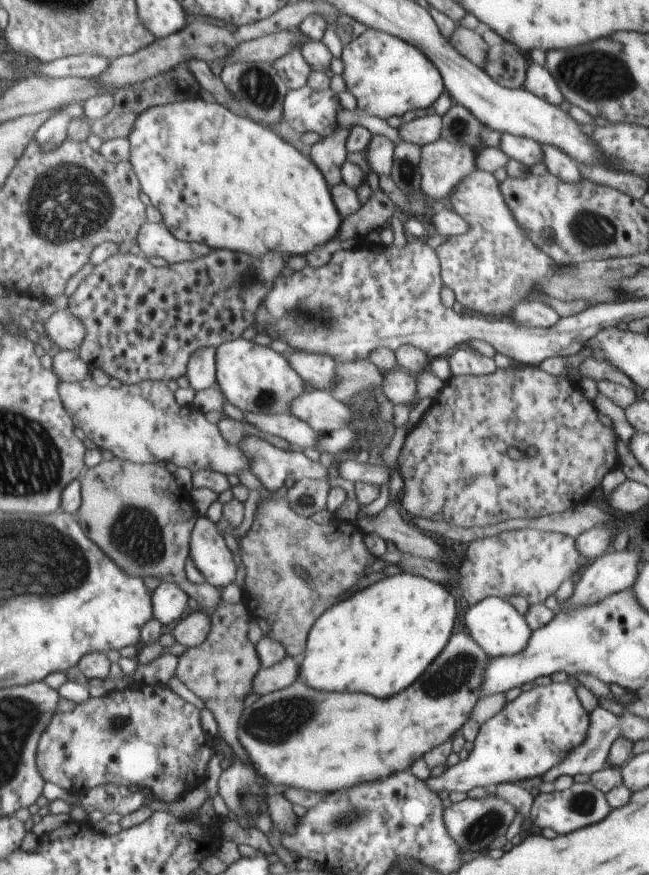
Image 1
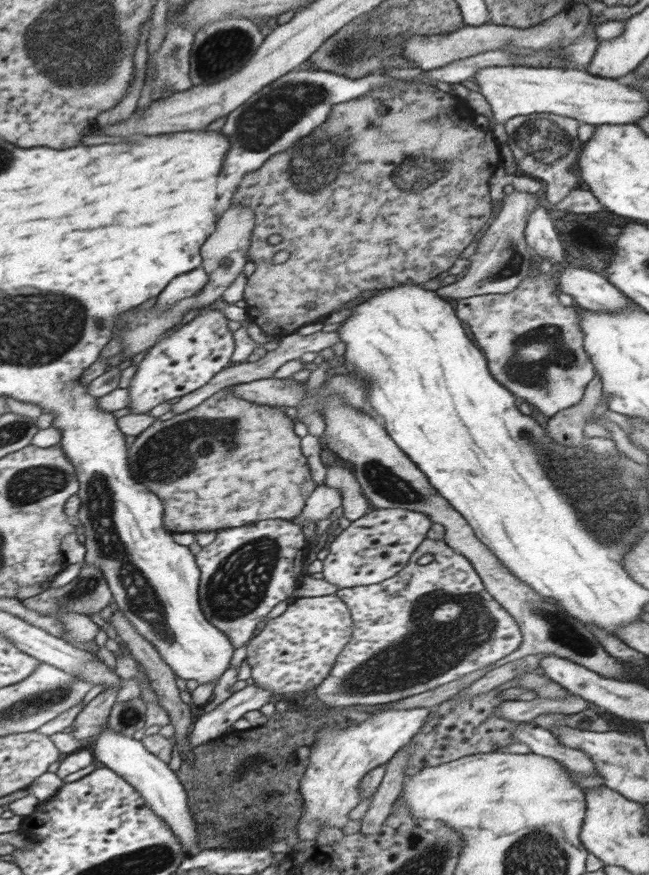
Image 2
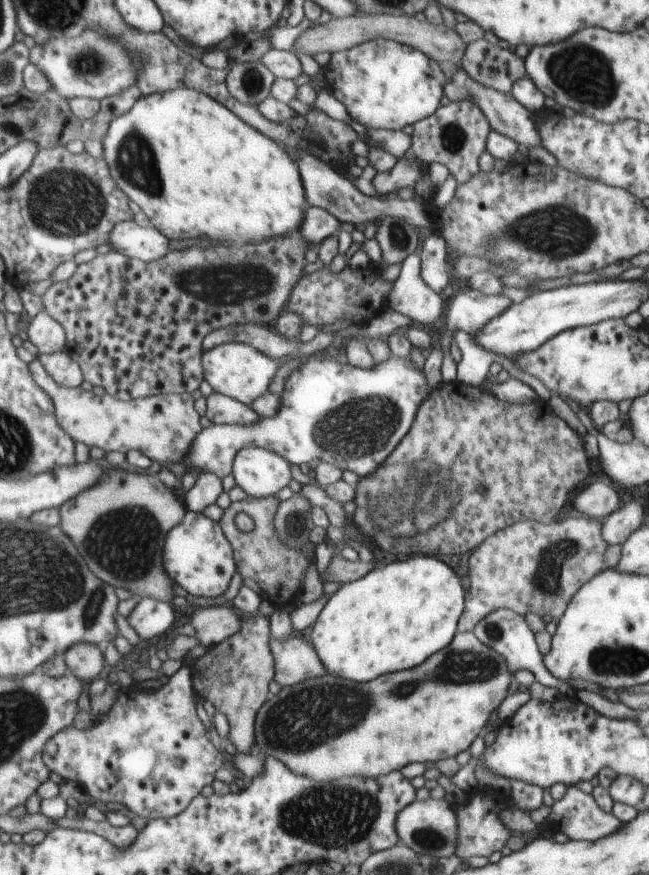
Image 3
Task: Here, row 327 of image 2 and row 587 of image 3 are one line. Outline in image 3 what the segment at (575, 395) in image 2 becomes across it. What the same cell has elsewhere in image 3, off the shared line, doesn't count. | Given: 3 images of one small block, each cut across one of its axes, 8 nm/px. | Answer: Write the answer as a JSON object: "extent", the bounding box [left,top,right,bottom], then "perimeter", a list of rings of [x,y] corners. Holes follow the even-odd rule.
{"extent":[458,516,610,634],"perimeter":[[[572,516],[548,524],[522,521],[486,538],[469,556],[470,588],[458,634],[473,632],[482,618],[498,609],[510,609],[525,617],[534,613],[558,620],[583,584],[606,567],[604,552],[610,546],[602,538],[602,523],[587,516]]]}

